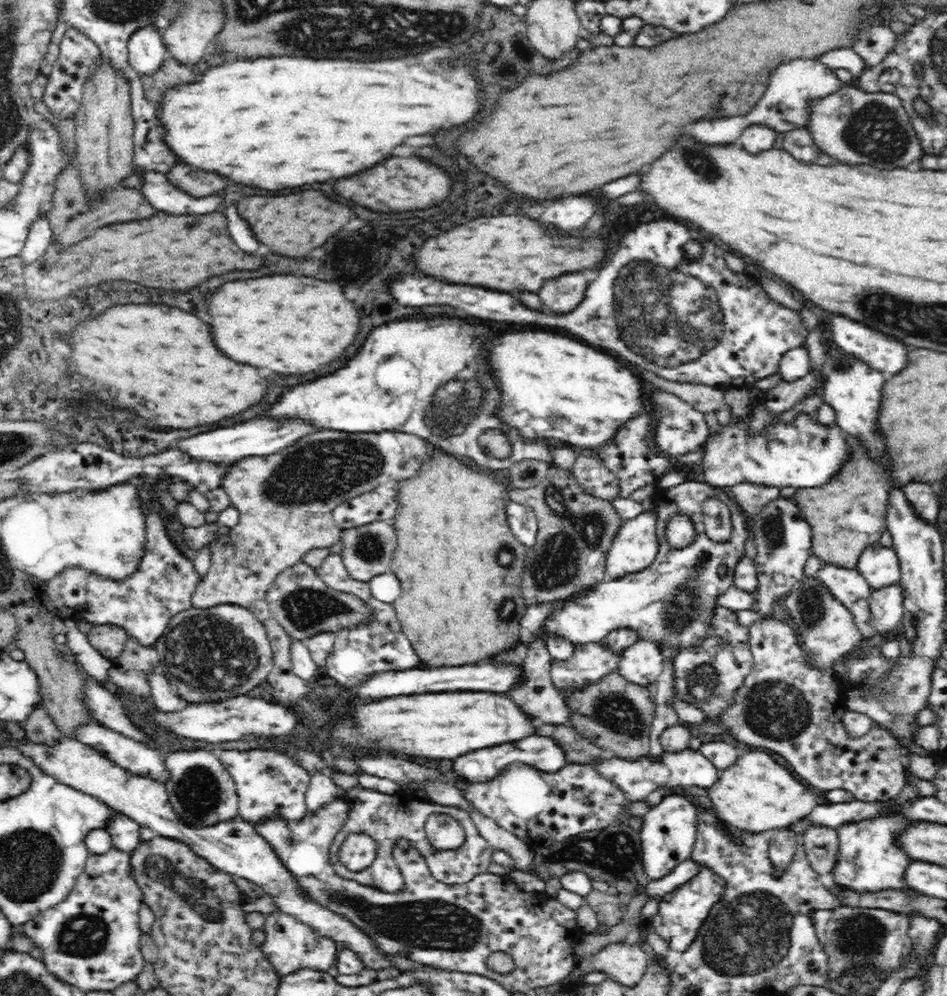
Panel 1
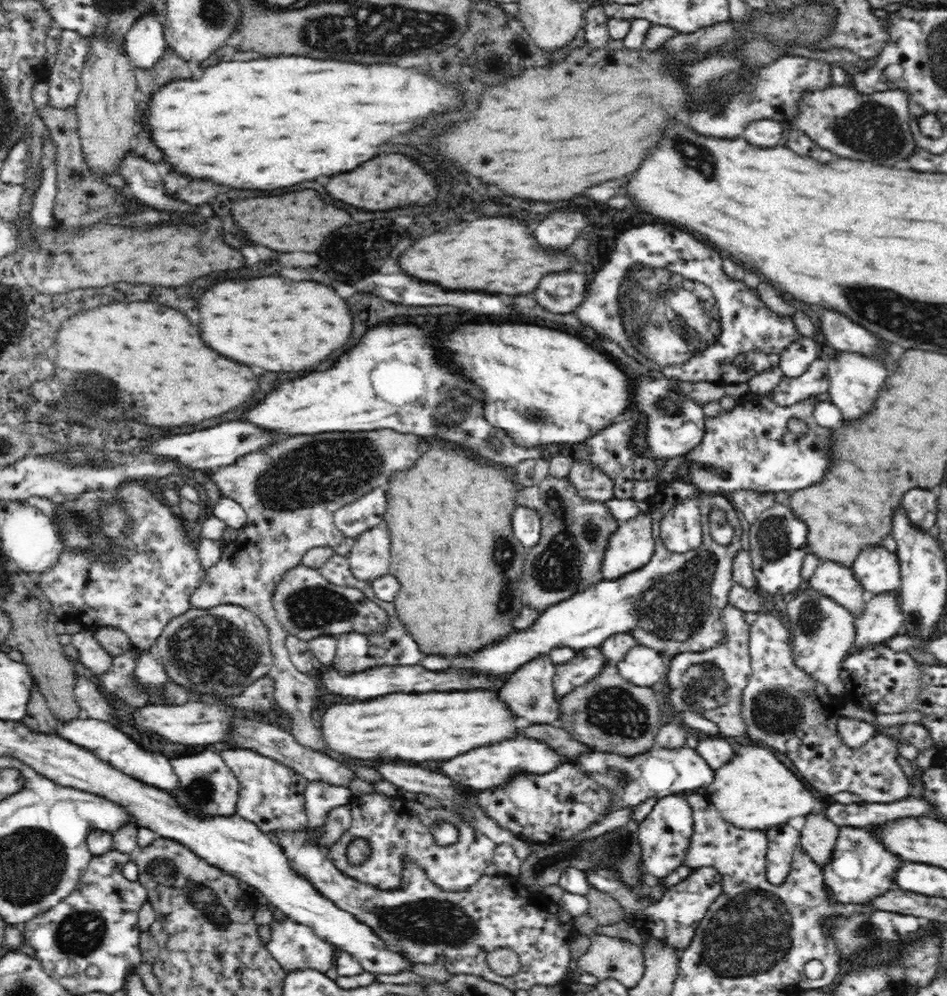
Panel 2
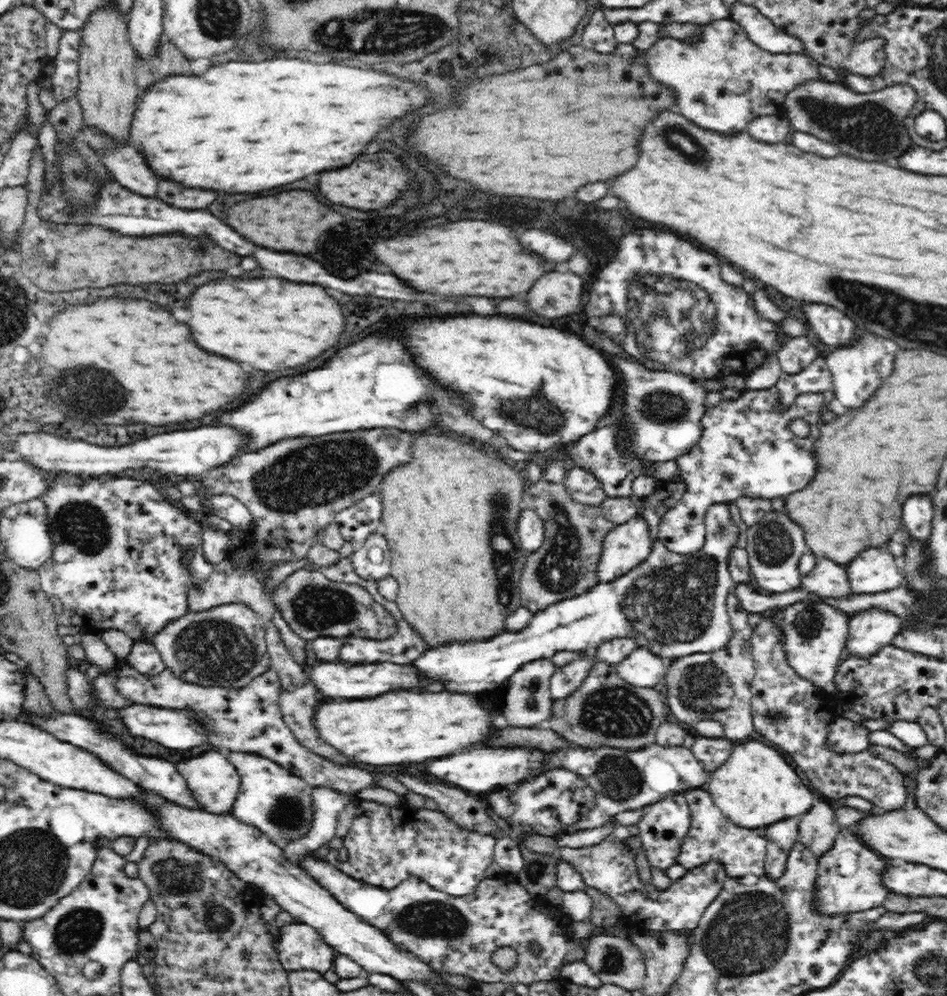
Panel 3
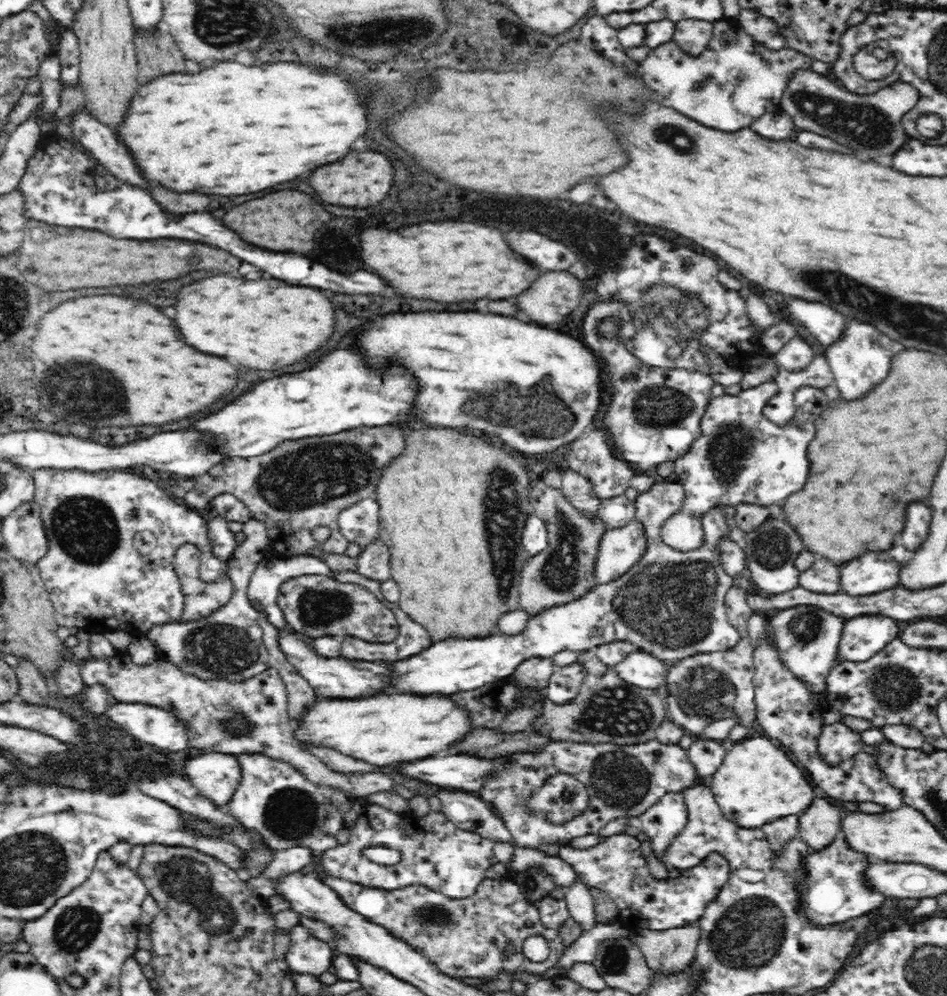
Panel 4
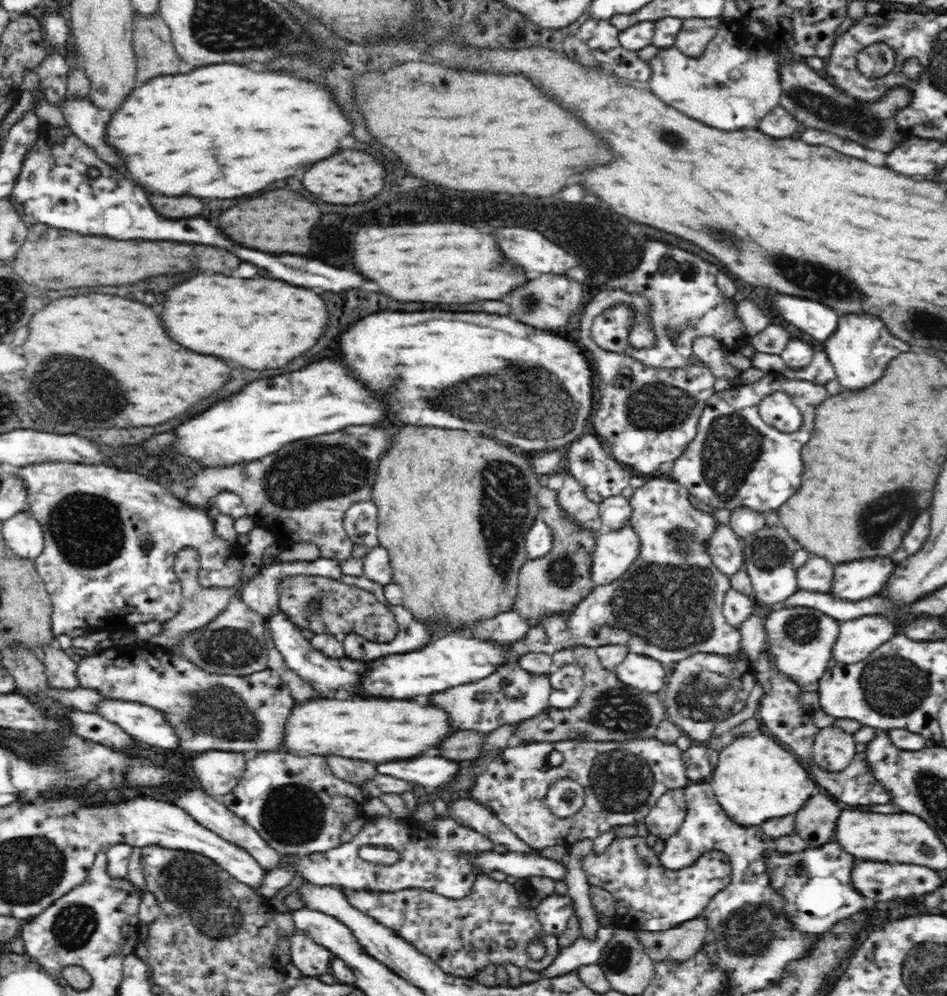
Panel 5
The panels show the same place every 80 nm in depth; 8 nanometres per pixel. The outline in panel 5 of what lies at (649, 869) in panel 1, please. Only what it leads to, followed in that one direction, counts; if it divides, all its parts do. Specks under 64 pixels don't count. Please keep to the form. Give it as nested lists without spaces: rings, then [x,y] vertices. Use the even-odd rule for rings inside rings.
[[[685,788],[668,790],[660,796],[648,816],[644,818],[649,833],[660,840],[666,840],[682,824],[686,816]]]

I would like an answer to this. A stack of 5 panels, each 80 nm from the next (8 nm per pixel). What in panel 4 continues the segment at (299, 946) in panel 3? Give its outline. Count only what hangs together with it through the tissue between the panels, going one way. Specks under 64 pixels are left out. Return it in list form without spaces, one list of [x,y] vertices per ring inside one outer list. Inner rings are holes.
[[[294,926],[287,934],[290,944],[285,960],[294,973],[320,977],[324,972],[331,971],[333,958],[337,955],[331,945],[314,939],[312,933],[302,926]]]

